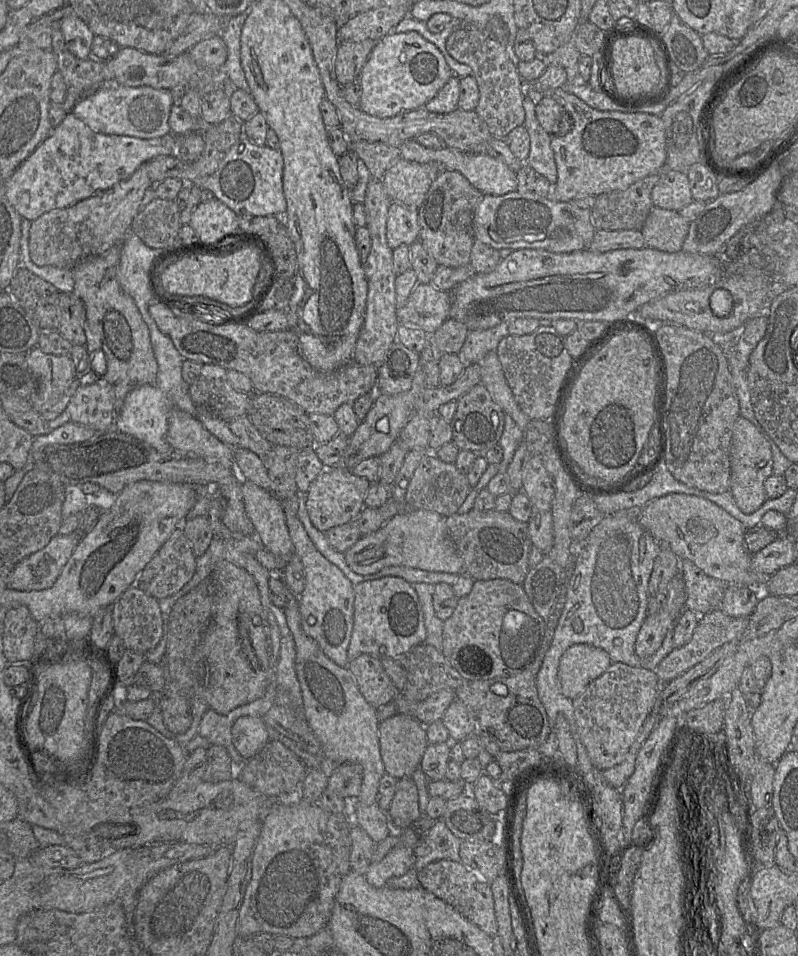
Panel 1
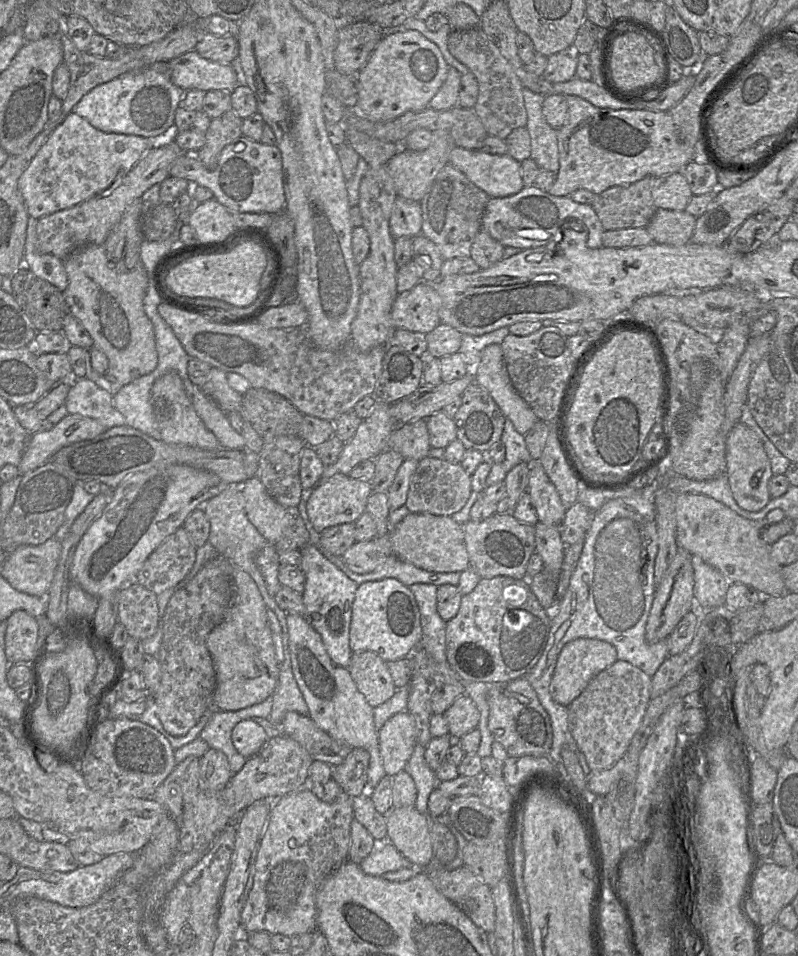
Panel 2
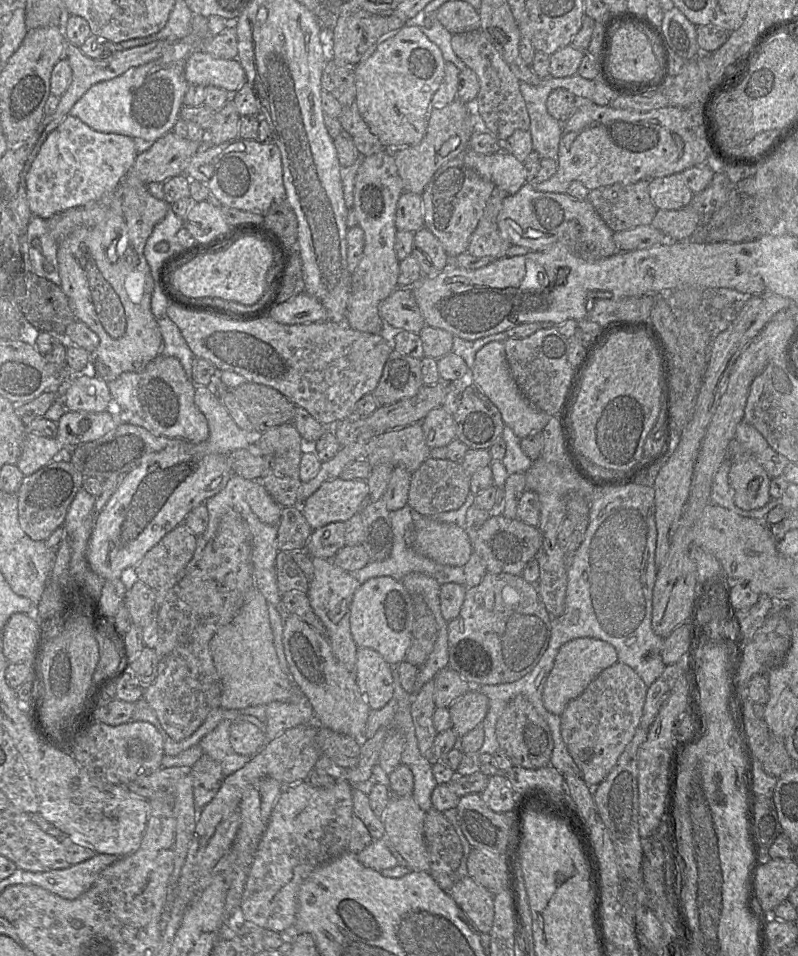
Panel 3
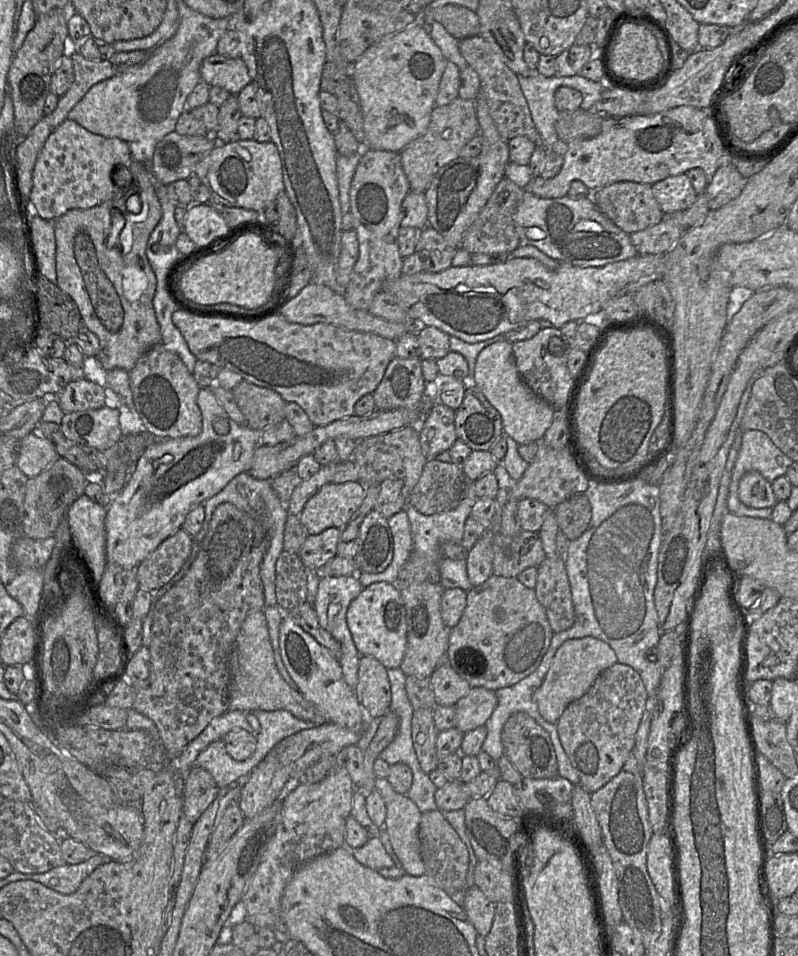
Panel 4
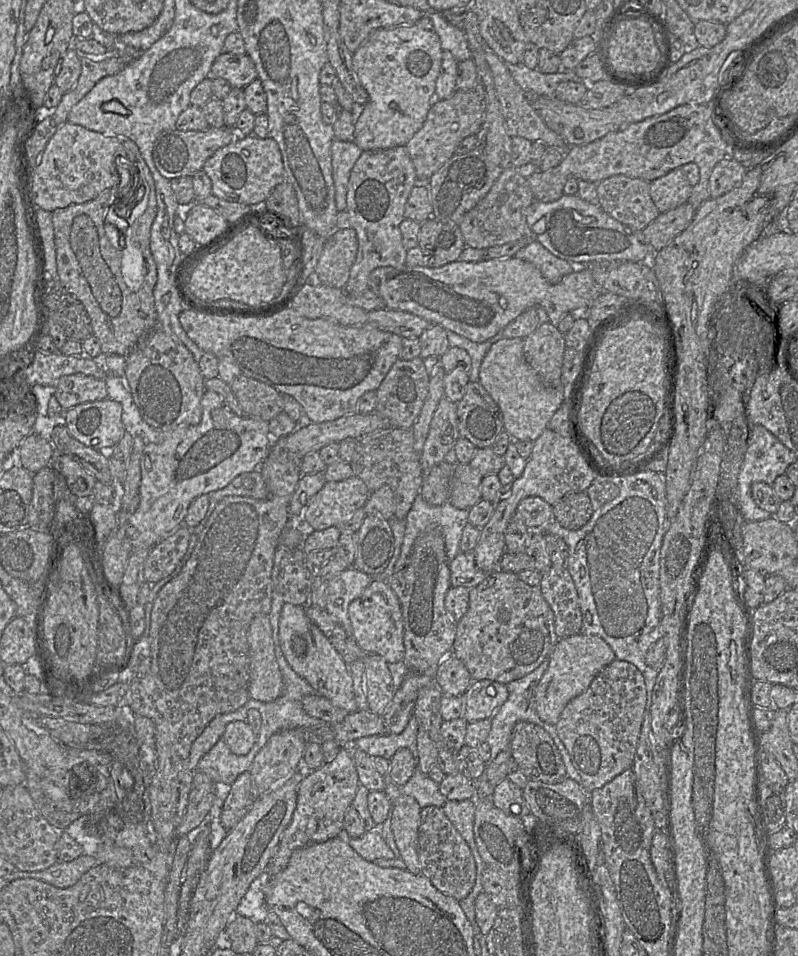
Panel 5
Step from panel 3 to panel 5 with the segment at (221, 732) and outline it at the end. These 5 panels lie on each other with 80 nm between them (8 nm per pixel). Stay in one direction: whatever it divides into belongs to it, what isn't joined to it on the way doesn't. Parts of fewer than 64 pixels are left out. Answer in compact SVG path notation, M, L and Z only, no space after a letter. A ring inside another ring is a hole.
M221 738L201 758L197 770L207 774L214 782L232 785L239 775L249 771L258 752L258 746L254 744L248 754L235 755Z

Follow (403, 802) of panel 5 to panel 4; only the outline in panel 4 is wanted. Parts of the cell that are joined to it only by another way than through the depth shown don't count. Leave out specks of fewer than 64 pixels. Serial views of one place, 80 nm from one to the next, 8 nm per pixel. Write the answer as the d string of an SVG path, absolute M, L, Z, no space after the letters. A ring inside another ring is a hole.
M377 777L375 781L375 789L381 794L385 801L386 818L383 824L383 829L387 831L394 852L401 862L401 867L407 874L412 876L426 874L419 839L419 825L422 812L407 794L400 794L396 792L387 778Z

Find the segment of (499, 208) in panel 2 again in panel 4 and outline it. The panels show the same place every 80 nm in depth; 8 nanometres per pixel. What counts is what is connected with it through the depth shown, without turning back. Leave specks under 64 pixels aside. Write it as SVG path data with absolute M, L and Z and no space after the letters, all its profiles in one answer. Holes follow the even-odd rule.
M525 190L522 203L513 215L519 245L532 245L558 262L580 267L597 267L627 260L638 254L630 234L617 227L593 202L591 197L540 198Z

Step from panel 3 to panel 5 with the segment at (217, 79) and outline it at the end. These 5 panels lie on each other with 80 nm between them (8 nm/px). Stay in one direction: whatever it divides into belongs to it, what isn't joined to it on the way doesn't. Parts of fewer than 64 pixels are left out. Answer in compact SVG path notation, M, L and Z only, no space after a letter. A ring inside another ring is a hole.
M222 53L213 62L209 77L224 78L232 88L244 88L257 79L258 74L252 59L246 53Z

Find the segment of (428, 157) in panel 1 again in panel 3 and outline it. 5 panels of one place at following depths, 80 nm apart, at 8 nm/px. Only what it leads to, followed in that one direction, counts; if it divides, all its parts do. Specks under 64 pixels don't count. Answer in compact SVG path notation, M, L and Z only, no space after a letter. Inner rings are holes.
M468 149L462 157L468 167L508 196L516 194L526 183L523 162L504 150L485 155Z

